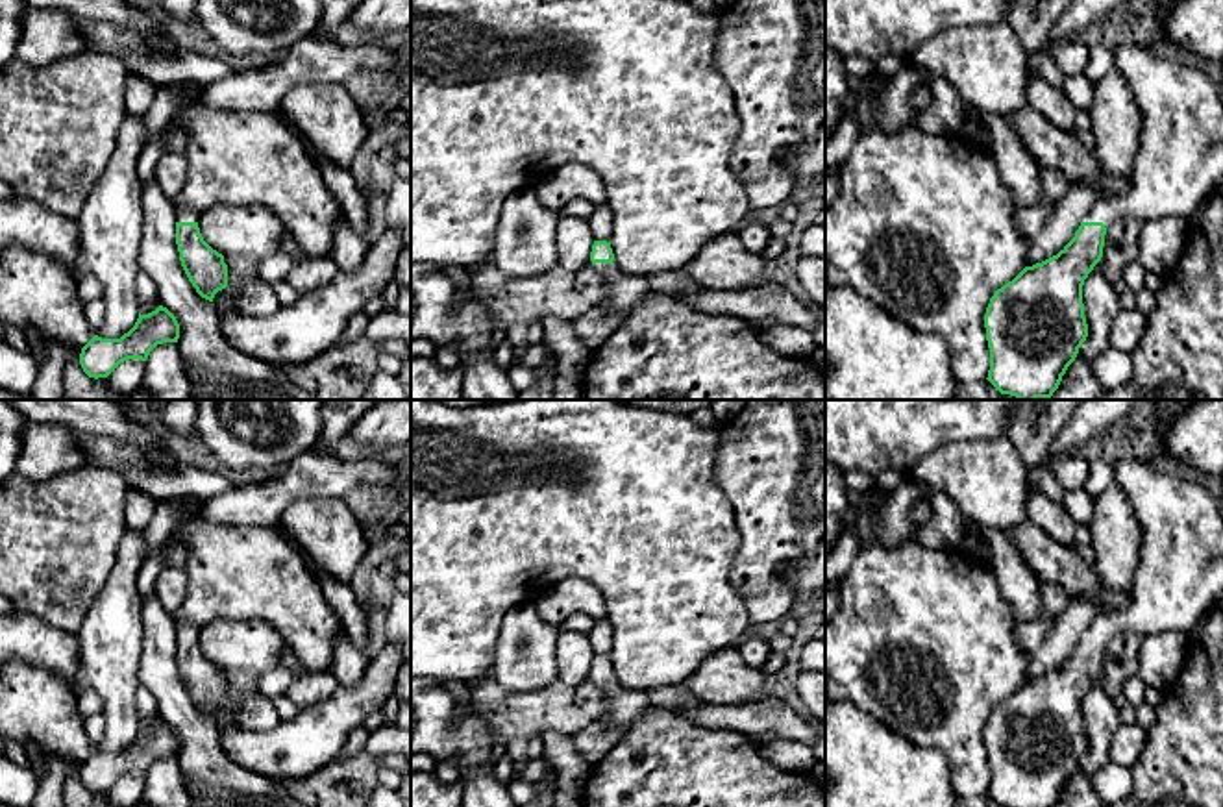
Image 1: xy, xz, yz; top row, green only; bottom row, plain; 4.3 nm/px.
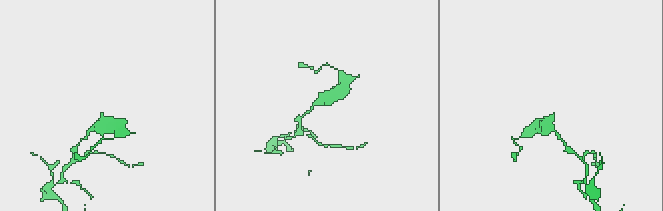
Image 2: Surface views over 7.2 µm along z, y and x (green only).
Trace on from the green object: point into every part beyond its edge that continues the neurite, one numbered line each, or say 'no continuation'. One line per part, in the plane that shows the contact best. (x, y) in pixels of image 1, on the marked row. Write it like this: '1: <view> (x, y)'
1: yz (1179, 163)

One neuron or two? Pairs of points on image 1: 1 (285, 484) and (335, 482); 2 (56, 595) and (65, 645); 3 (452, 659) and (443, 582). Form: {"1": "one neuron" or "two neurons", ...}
{"1": "one neuron", "2": "two neurons", "3": "one neuron"}

